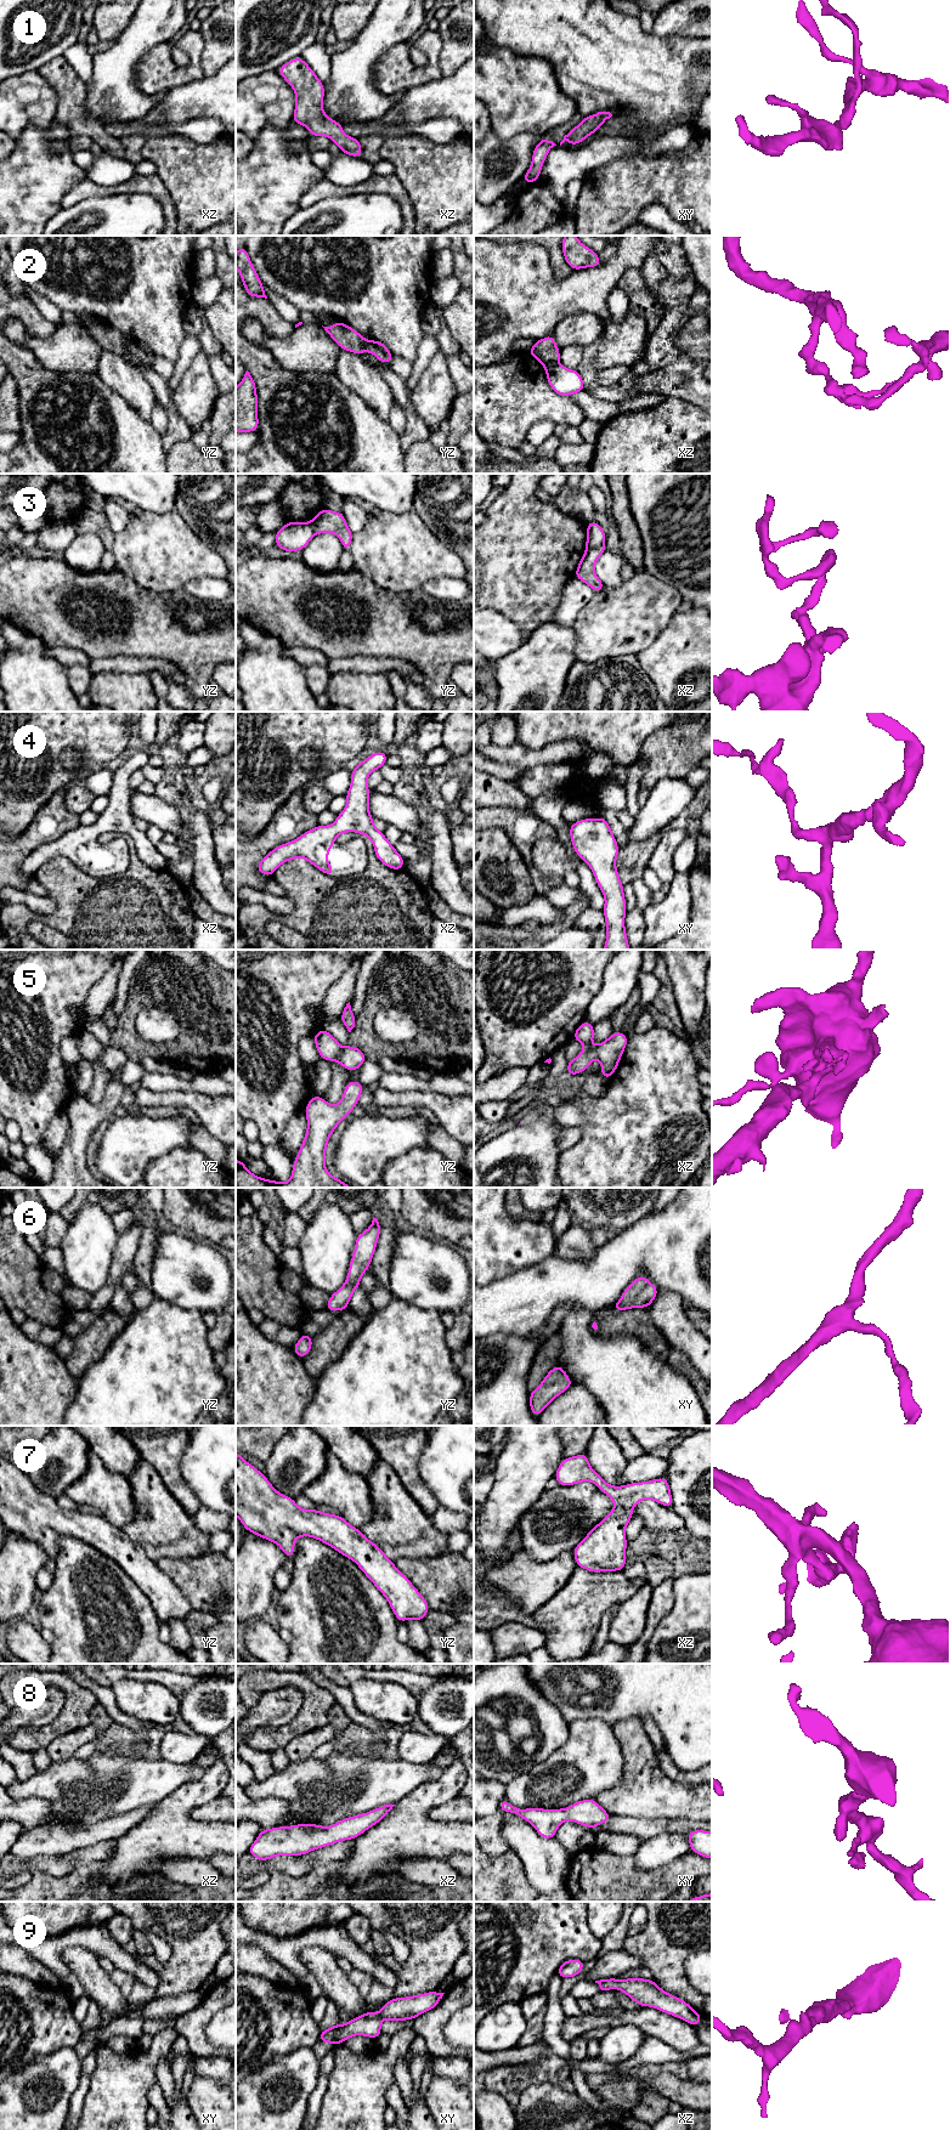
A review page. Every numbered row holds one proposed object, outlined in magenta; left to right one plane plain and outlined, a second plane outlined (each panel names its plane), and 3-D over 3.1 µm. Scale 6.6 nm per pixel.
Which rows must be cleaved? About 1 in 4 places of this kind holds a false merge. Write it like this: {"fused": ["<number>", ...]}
{"fused": ["2", "3"]}

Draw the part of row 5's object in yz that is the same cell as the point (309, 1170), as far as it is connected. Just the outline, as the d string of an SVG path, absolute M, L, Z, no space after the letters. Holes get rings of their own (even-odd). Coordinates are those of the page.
M349 1081L340 1103L335 1105L328 1104L323 1097L311 1097L304 1111L307 1118L306 1134L287 1183L258 1177L236 1159L236 1188L352 1188L329 1174L324 1163L326 1149L337 1126L358 1104L363 1087L358 1081Z

